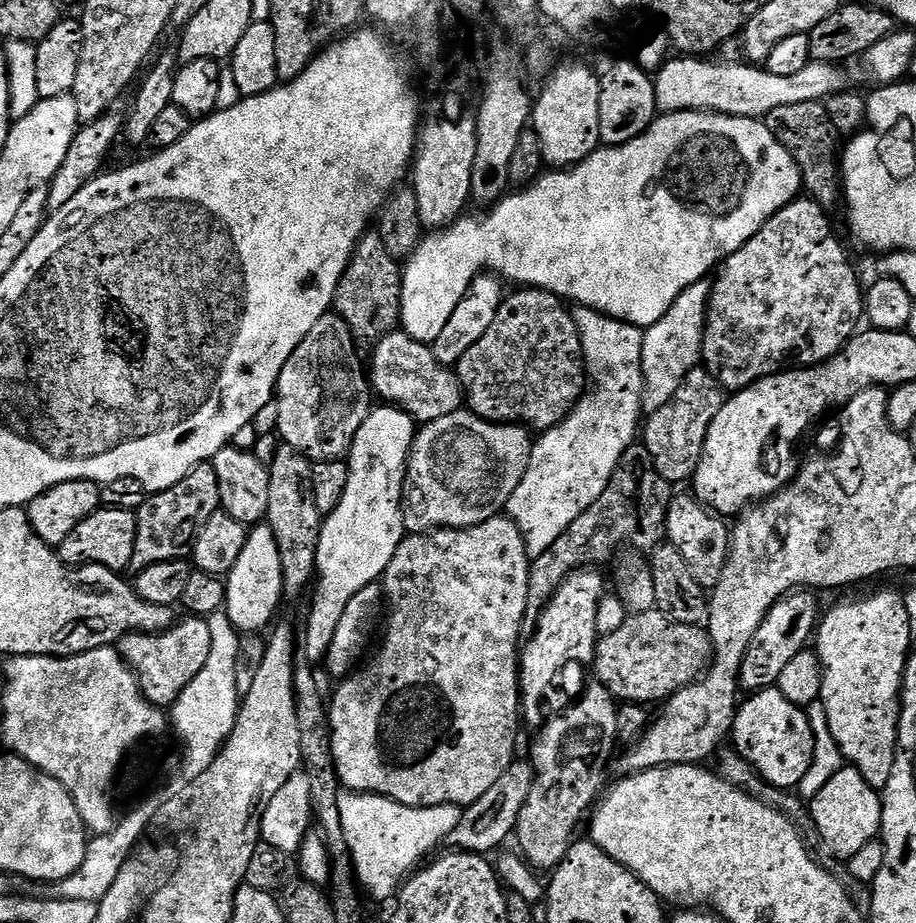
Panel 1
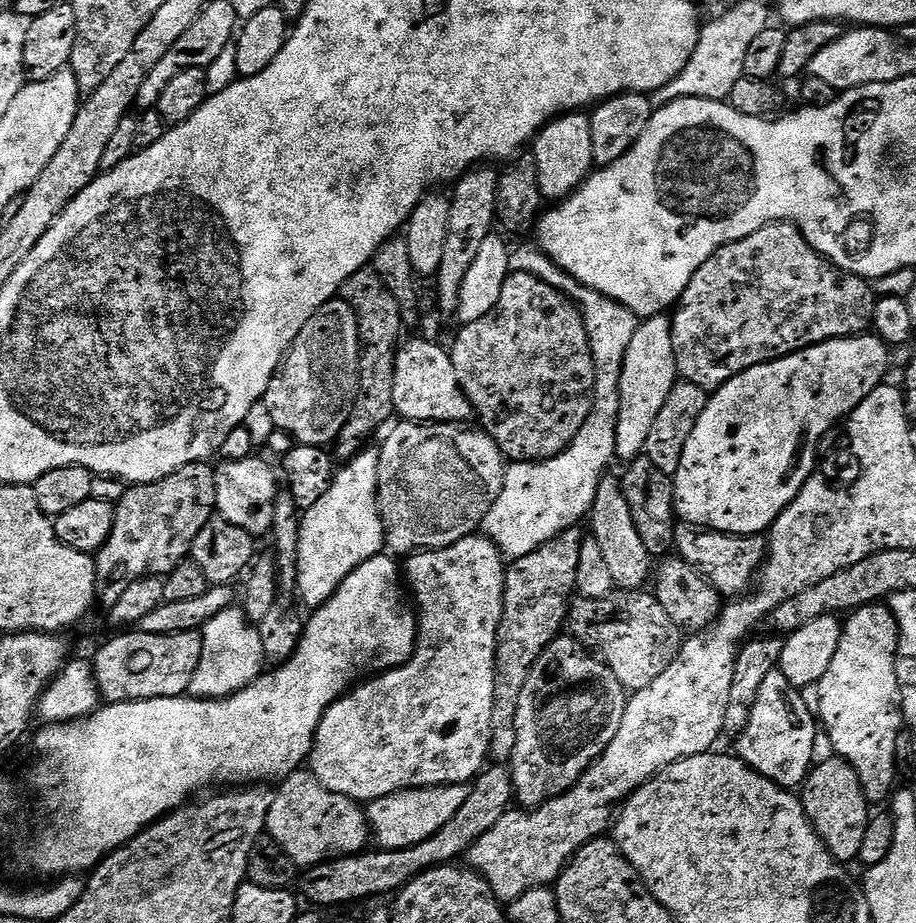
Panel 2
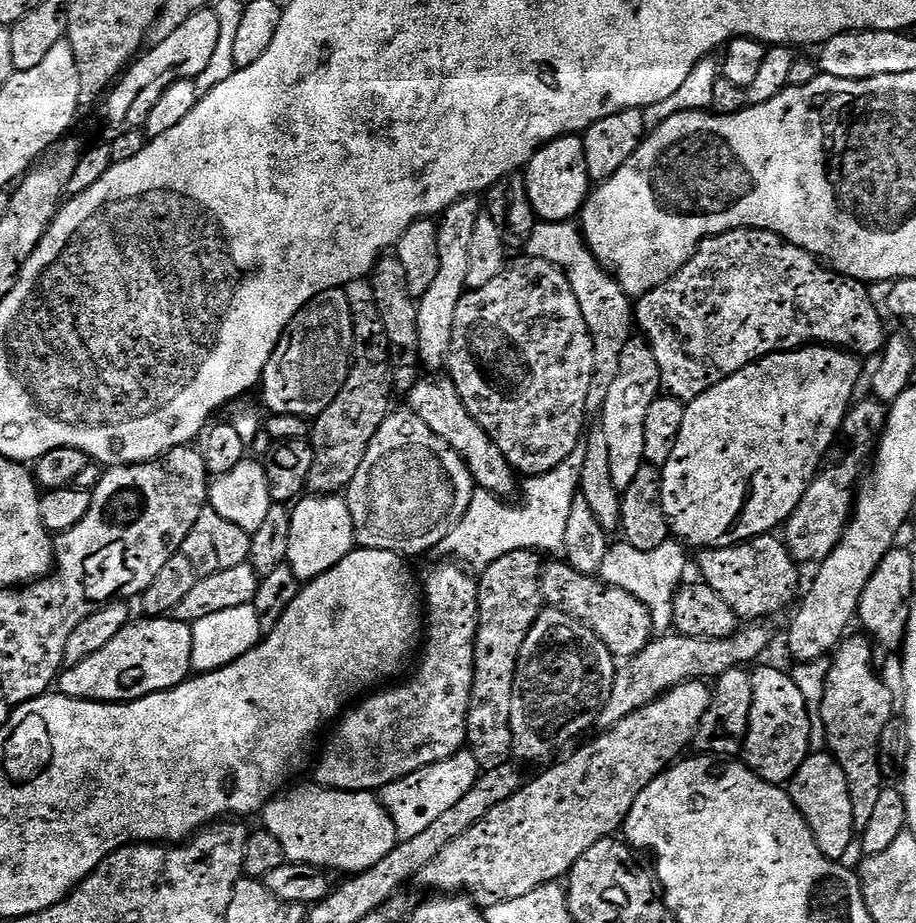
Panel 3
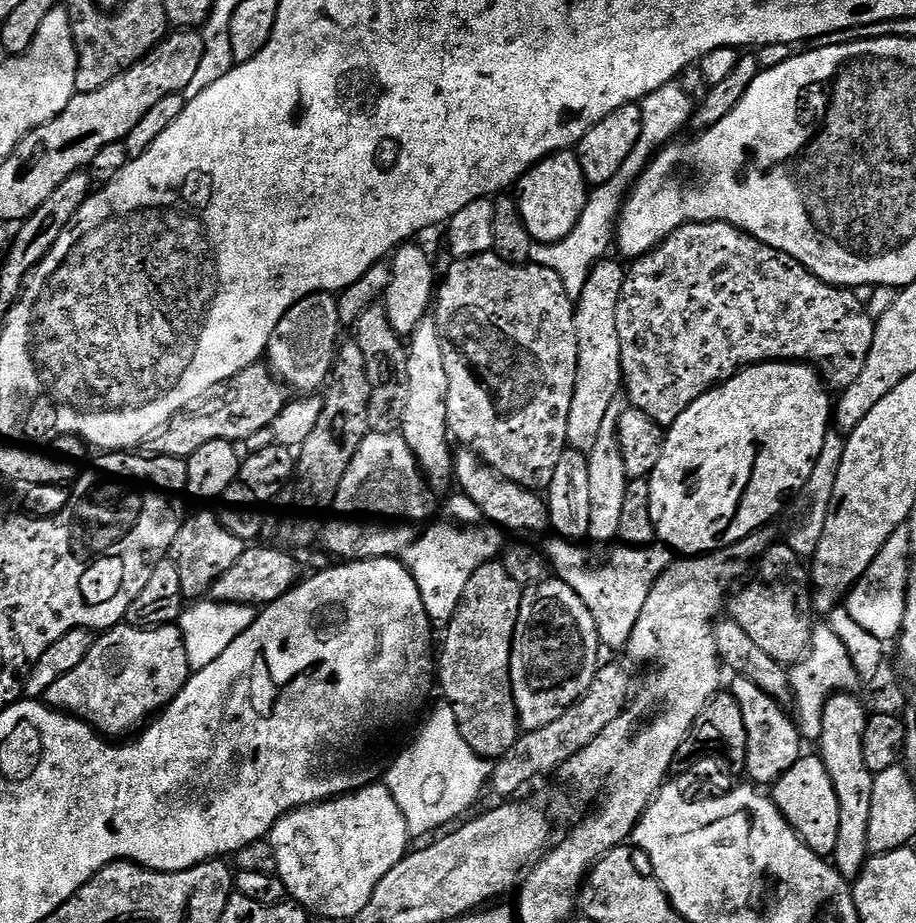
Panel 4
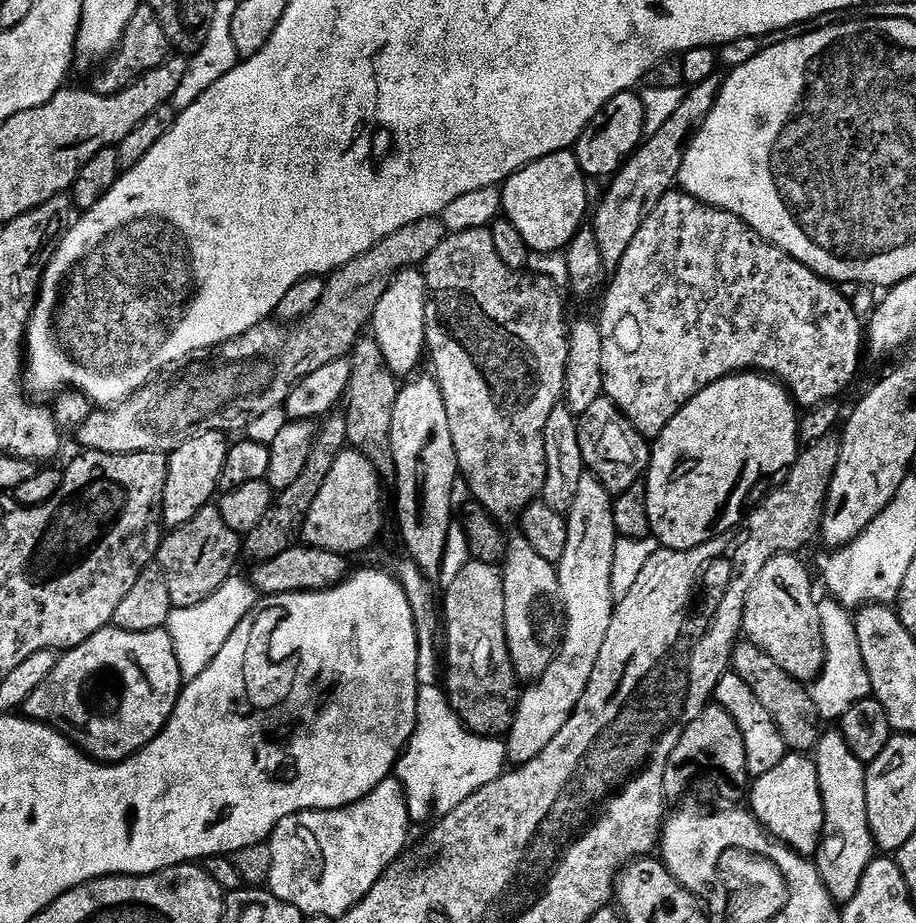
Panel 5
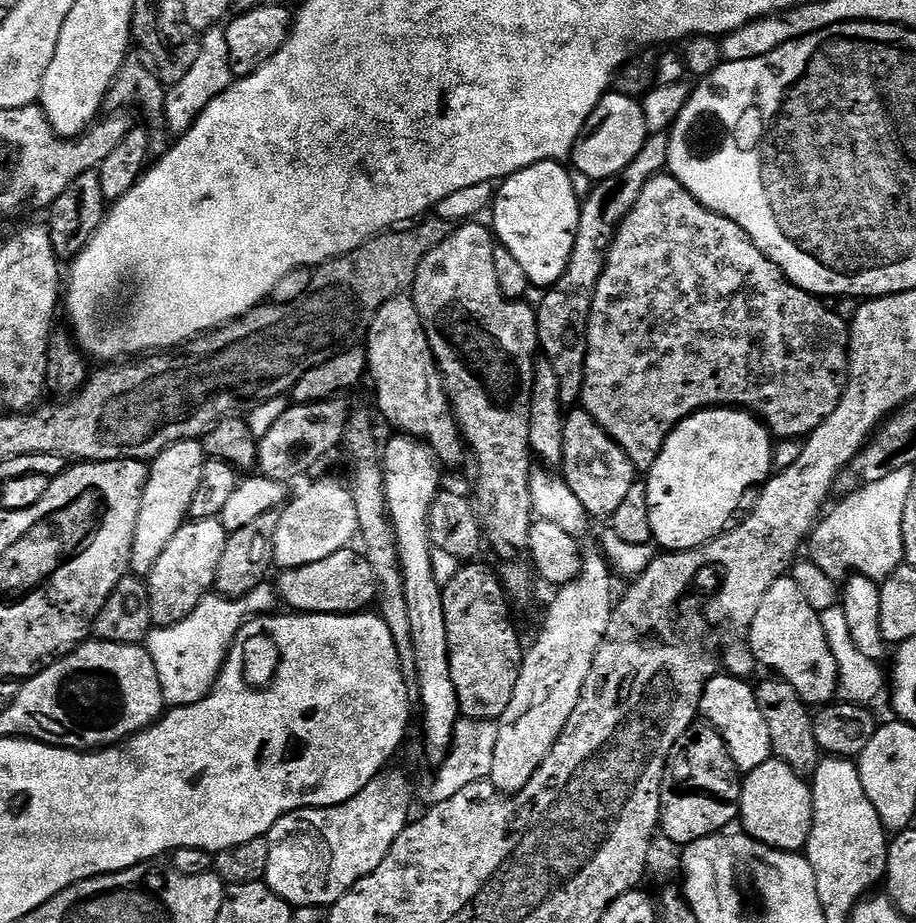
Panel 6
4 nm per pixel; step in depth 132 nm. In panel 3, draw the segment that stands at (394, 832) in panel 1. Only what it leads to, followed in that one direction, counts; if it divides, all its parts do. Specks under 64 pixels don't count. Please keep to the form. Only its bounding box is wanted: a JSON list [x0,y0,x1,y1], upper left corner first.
[378,750,480,840]

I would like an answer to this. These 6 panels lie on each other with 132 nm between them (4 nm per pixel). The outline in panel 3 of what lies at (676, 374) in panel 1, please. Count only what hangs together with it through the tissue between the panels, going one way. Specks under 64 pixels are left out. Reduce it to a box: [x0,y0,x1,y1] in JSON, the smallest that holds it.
[600,338,661,494]

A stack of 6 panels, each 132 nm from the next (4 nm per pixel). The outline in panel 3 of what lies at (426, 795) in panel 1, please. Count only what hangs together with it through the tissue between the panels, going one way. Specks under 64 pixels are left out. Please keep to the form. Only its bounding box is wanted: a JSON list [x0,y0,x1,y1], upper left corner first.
[315,562,480,793]

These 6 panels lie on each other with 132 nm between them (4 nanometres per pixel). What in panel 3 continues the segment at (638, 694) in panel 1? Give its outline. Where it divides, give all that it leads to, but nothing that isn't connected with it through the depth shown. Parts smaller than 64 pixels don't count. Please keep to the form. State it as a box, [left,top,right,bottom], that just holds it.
[540,562,653,660]

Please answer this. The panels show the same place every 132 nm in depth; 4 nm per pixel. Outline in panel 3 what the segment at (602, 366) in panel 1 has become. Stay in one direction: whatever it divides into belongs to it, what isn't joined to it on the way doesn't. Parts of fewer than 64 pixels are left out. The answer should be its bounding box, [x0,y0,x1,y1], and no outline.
[439,220,634,566]

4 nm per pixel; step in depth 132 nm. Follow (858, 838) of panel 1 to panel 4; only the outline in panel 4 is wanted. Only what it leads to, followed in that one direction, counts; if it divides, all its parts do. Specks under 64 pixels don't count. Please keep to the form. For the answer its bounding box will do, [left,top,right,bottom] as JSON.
[770,755,838,857]

